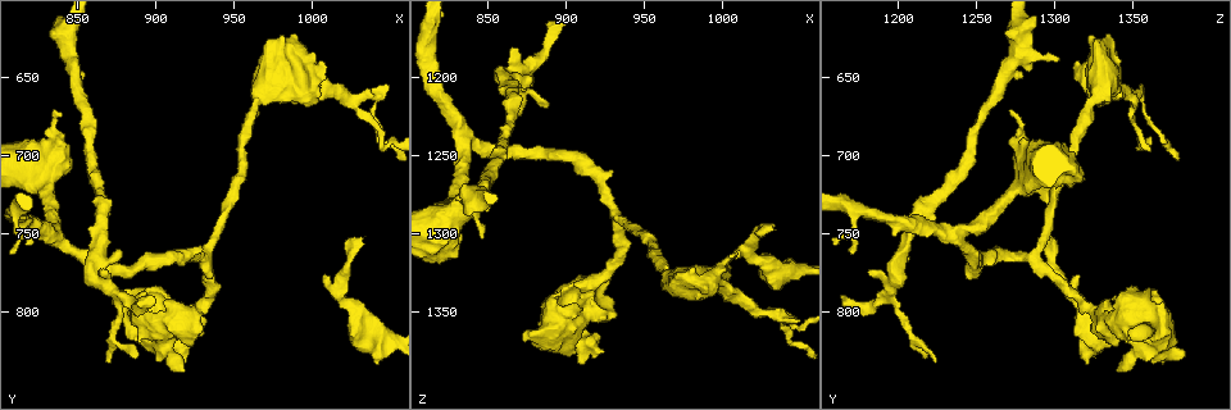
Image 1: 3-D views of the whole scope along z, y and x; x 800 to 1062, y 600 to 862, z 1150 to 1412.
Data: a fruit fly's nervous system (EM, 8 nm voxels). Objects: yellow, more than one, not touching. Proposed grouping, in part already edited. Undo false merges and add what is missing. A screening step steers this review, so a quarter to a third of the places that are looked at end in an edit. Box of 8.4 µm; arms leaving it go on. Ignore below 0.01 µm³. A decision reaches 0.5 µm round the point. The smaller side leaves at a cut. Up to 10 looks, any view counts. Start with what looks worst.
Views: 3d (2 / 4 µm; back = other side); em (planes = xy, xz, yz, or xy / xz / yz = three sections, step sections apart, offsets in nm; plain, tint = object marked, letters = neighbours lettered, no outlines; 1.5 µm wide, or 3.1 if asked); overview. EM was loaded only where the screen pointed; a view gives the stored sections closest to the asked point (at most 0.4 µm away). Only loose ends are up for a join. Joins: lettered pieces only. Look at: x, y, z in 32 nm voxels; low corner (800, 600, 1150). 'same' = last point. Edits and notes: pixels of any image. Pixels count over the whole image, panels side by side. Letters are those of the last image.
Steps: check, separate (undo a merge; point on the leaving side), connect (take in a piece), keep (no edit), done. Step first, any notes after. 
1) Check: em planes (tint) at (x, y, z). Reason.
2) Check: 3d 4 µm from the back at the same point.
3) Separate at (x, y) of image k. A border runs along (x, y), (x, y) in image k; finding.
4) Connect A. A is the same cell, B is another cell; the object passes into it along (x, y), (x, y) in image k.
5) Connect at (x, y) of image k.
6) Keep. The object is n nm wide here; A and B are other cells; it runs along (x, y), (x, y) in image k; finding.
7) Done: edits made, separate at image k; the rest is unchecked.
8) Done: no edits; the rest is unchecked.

Check: em xy step 4 (letters) at (1030, 754, 1292). Branch stops here.

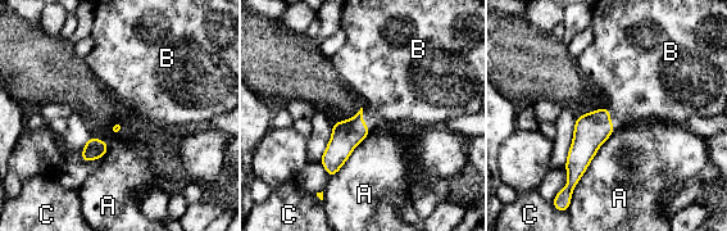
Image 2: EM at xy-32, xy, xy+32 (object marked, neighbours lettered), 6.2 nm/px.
Check: em planes (letters) at the same point.

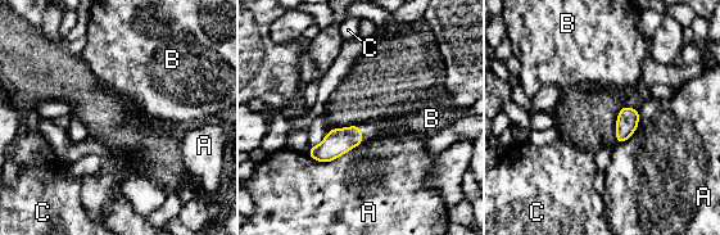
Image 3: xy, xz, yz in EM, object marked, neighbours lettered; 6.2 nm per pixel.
Connect B. The object is 140 nm wide here; B is the same cell, A and C are other cells; the object passes into it along (338, 141), (361, 134), (399, 123) in image 3; it goes on there.

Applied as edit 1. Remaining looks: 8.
Check: em planes (letters) at (964, 670, 1322). Calibre changes.

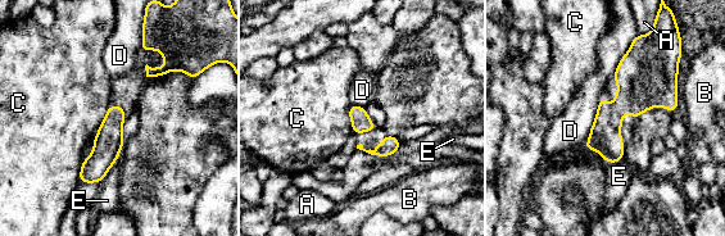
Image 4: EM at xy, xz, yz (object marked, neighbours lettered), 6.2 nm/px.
Keep. A, B, C, D and E are other cells; one neuron here.

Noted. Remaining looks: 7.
Done: edits made, connect at image 3; the rest is unchecked.

